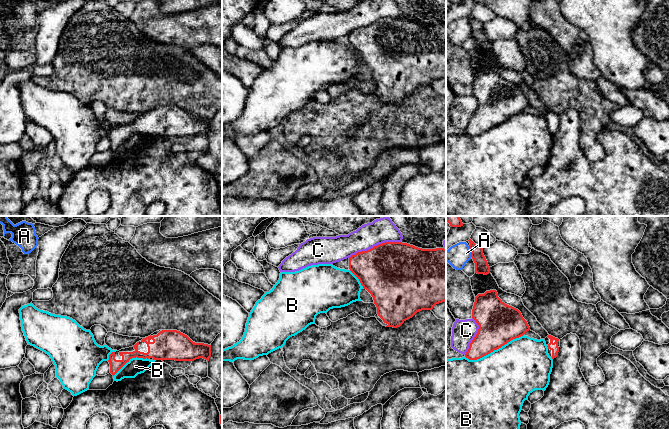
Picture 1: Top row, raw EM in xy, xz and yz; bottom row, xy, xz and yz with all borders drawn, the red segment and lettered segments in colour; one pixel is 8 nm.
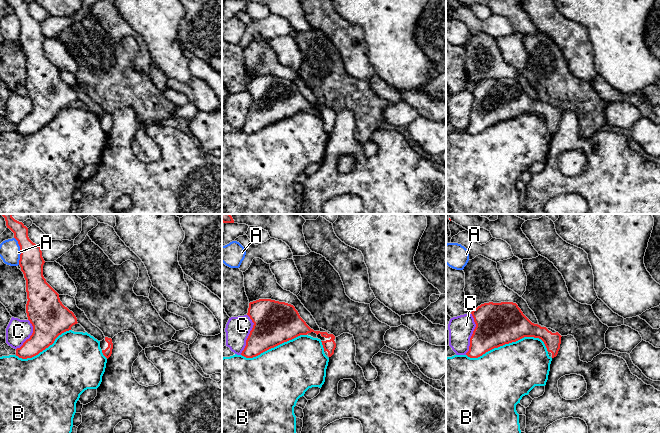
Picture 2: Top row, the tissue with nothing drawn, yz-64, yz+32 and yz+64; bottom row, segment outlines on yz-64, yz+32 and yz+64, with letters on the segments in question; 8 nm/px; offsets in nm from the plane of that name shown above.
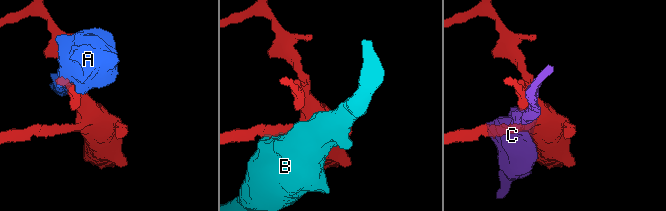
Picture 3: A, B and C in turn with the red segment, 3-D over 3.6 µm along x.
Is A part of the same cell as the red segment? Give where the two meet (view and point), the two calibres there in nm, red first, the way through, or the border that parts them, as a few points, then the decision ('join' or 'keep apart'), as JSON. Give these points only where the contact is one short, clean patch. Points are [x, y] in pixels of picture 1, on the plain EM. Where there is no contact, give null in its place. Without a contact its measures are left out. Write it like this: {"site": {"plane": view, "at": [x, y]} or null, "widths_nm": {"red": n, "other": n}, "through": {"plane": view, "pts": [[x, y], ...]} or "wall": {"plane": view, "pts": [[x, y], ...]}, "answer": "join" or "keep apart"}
{"site": {"plane": "yz", "at": [470, 26]}, "widths_nm": {"red": 110, "other": 180}, "answer": "keep apart"}

